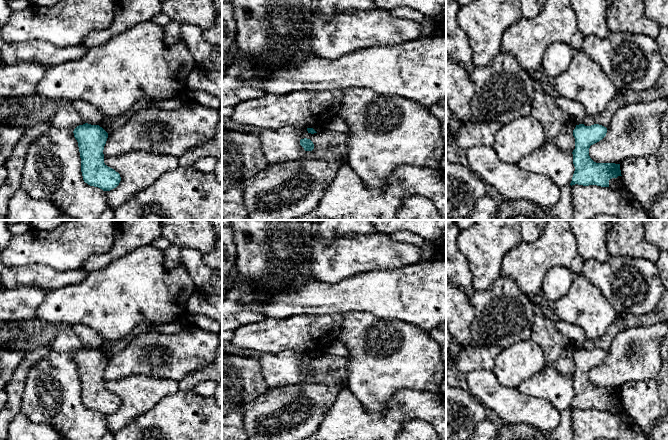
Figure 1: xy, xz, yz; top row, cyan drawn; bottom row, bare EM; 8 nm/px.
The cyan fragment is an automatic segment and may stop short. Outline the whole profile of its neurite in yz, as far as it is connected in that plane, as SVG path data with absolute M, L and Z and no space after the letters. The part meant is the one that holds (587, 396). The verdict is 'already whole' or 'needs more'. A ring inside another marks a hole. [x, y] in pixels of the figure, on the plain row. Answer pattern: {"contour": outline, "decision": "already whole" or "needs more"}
{"contour": "M594 348L585 350L576 349L573 354L575 373L573 374L573 388L575 395L570 409L597 409L609 411L609 404L621 399L620 388L596 387L589 380L591 369L602 364L607 357L607 352Z", "decision": "already whole"}

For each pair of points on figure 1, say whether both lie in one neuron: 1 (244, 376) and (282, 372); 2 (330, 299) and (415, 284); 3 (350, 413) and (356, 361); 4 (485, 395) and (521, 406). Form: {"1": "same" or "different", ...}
{"1": "different", "2": "same", "3": "different", "4": "same"}

